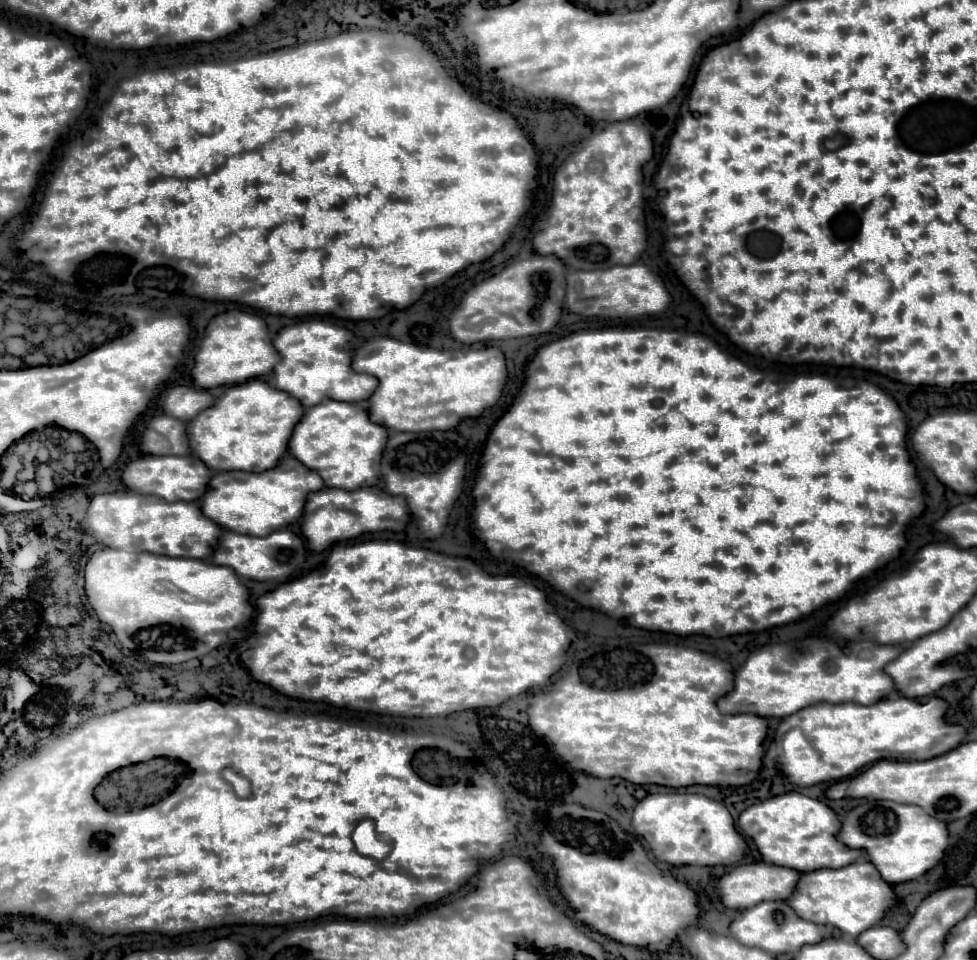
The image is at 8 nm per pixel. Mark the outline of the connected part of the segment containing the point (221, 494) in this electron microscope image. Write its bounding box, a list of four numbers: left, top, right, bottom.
[201,455,325,535]

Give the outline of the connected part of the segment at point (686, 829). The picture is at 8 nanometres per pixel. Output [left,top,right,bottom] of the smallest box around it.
[631,793,749,867]

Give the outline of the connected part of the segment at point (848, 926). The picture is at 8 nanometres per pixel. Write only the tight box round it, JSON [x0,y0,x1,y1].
[787,859,897,939]

